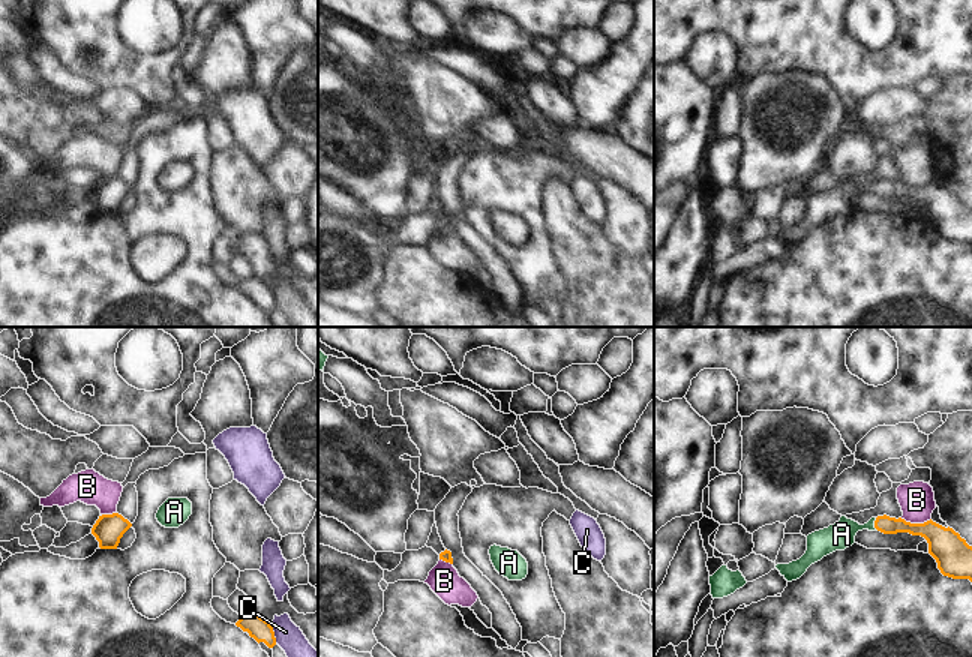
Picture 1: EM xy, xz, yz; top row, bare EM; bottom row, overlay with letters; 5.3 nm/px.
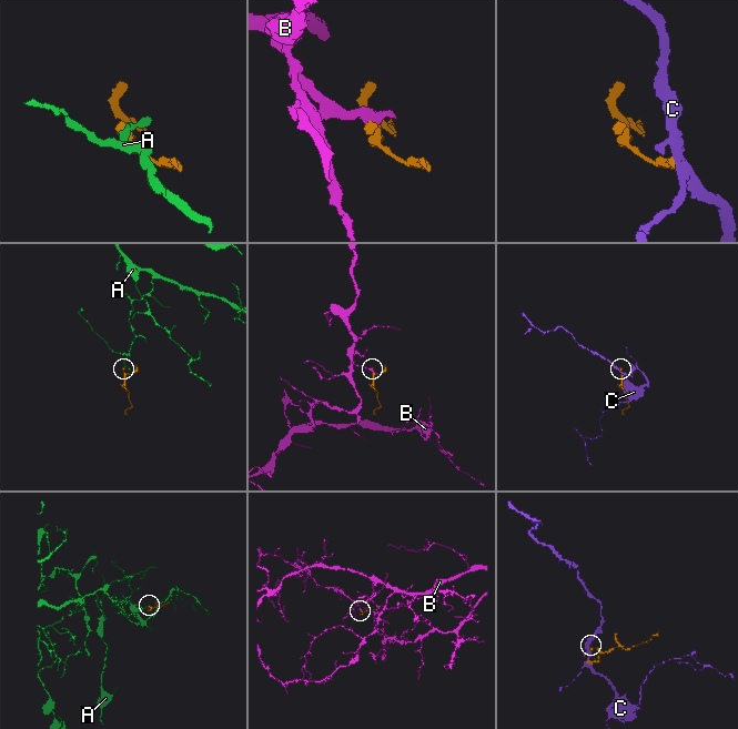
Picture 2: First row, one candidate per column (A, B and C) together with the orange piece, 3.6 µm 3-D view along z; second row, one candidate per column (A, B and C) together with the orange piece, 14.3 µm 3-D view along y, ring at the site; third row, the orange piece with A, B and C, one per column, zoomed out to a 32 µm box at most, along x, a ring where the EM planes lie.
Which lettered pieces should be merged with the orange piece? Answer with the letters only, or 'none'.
A

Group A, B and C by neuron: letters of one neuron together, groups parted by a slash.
A / B / C

